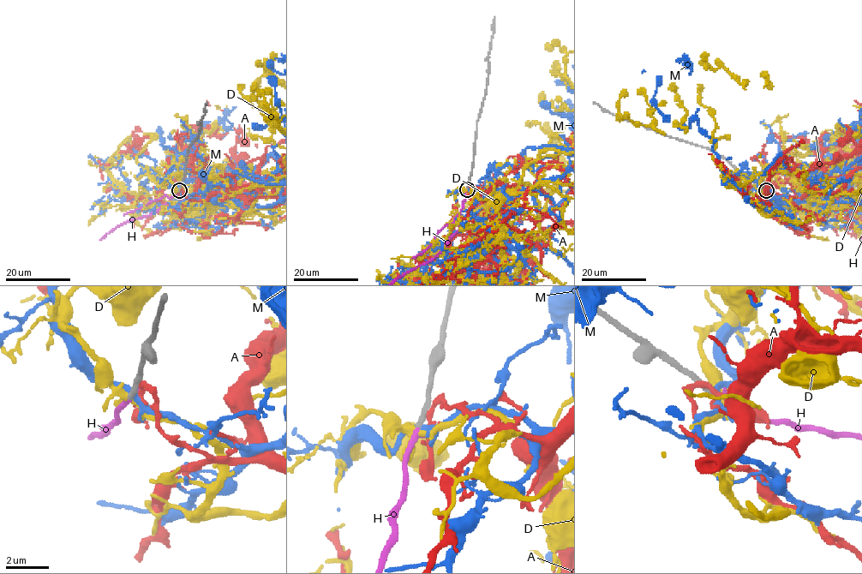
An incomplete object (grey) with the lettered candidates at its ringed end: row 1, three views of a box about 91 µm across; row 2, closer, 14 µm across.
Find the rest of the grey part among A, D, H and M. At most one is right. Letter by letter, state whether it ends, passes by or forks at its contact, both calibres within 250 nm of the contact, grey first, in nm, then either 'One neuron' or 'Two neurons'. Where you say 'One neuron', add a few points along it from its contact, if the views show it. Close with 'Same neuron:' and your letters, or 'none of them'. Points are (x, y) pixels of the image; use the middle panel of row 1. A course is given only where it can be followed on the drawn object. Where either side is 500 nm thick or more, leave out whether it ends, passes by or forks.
A: It forks there. Thickness 340 nm (grey) against 200 nm. Two neurons
D: It forks there. Thickness 260 nm (grey) against 280 nm. Two neurons
H: It ends there. Thickness 260 nm (grey) against 240 nm. One neuron
M: It forks there. Thickness 280 nm (grey) against 200 nm. Two neurons
Same neuron: H

